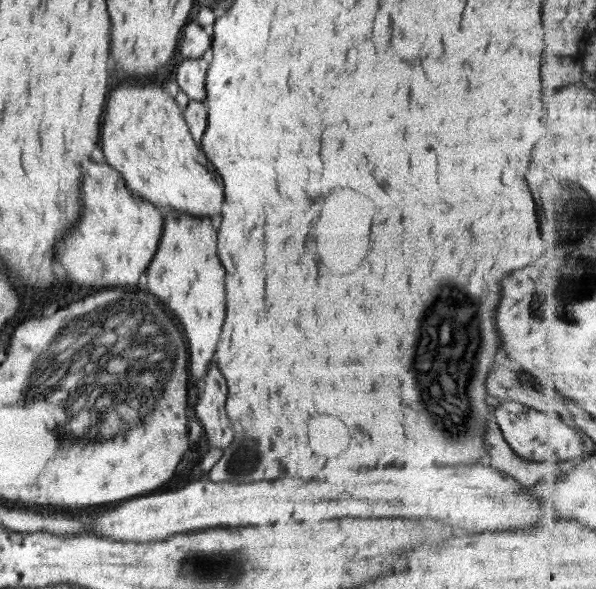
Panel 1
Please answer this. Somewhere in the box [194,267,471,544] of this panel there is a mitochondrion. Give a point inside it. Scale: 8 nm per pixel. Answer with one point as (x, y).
(243, 456)

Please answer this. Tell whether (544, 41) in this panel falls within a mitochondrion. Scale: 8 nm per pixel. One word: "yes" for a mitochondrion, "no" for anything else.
no

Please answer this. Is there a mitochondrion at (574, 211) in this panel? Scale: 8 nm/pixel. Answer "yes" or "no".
yes

